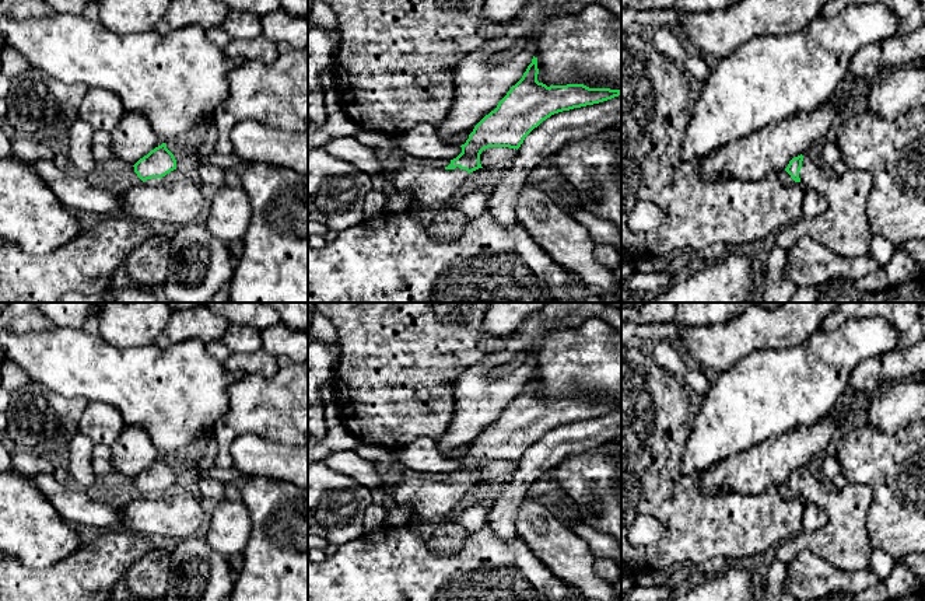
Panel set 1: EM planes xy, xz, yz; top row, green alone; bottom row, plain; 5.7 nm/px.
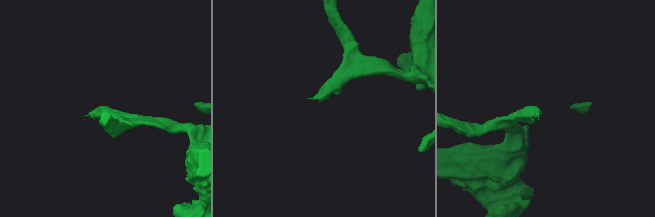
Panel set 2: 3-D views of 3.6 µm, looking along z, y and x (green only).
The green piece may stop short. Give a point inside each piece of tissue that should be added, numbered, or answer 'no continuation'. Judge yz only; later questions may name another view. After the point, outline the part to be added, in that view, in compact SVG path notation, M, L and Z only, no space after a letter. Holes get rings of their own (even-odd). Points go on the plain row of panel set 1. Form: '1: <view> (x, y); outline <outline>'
1: yz (844, 542); outline M805 467L799 485L800 497L827 513L827 524L814 531L802 531L778 545L777 559L788 565L799 552L810 551L830 565L844 572L856 572L869 567L872 545L866 530L866 516L872 503L873 492L866 485L847 483L842 489L833 489L814 478Z

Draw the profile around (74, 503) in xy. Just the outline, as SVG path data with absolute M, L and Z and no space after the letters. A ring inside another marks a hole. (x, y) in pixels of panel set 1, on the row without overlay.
M52 474L32 476L38 489L71 525L123 530L123 510L94 500L88 489L74 481L59 483Z

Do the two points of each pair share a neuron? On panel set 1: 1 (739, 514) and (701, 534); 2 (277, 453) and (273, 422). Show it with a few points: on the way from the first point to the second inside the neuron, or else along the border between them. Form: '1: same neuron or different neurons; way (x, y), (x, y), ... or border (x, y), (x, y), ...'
1: same neuron; way (729, 524), (711, 526)
2: different neurons; border (244, 434), (260, 434), (265, 439), (293, 446)

